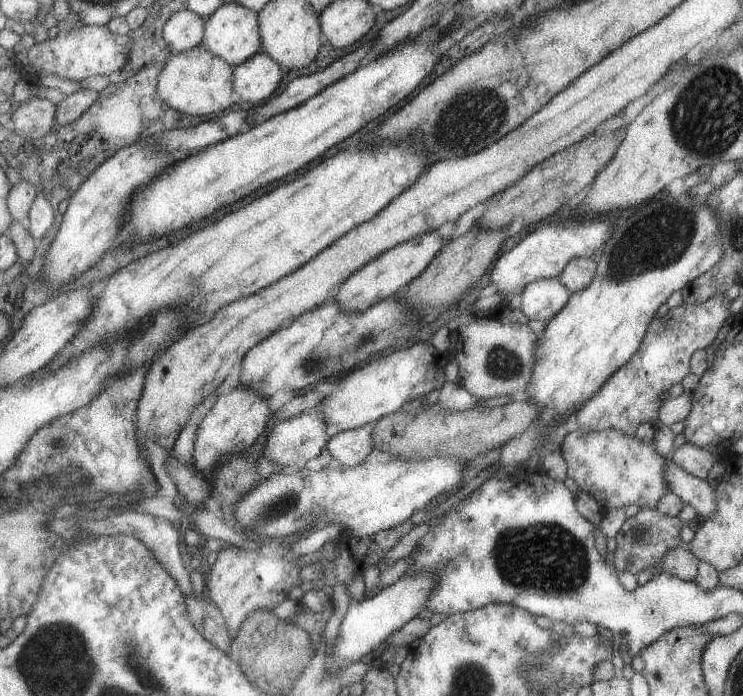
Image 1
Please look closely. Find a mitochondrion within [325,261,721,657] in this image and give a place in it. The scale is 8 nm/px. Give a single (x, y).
(547, 557)

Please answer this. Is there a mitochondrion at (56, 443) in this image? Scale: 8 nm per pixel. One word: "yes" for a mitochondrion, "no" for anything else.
yes

